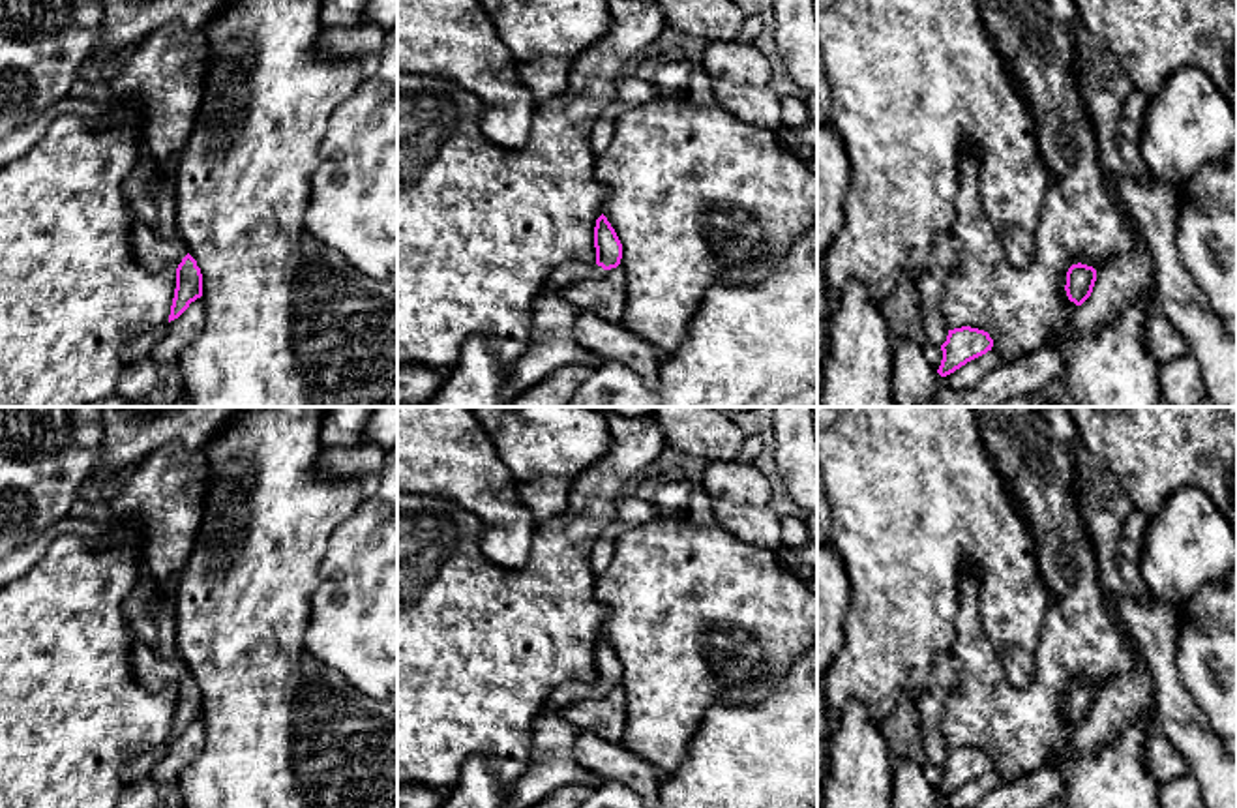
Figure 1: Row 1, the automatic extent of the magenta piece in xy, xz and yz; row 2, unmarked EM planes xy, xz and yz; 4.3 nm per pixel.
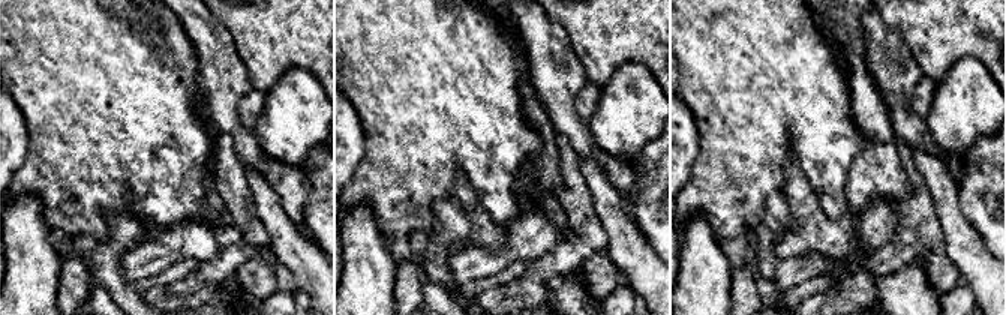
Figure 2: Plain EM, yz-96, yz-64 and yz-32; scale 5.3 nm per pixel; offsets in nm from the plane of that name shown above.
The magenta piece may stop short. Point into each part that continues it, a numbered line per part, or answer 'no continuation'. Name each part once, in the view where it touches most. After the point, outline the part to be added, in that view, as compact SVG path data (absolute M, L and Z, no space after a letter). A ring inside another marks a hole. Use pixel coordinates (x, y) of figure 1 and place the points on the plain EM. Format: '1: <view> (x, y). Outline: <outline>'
1: xy (156, 673). Outline: M135 637L133 641L133 675L148 690L176 690L187 675L187 667L180 658L161 660L154 647Z

